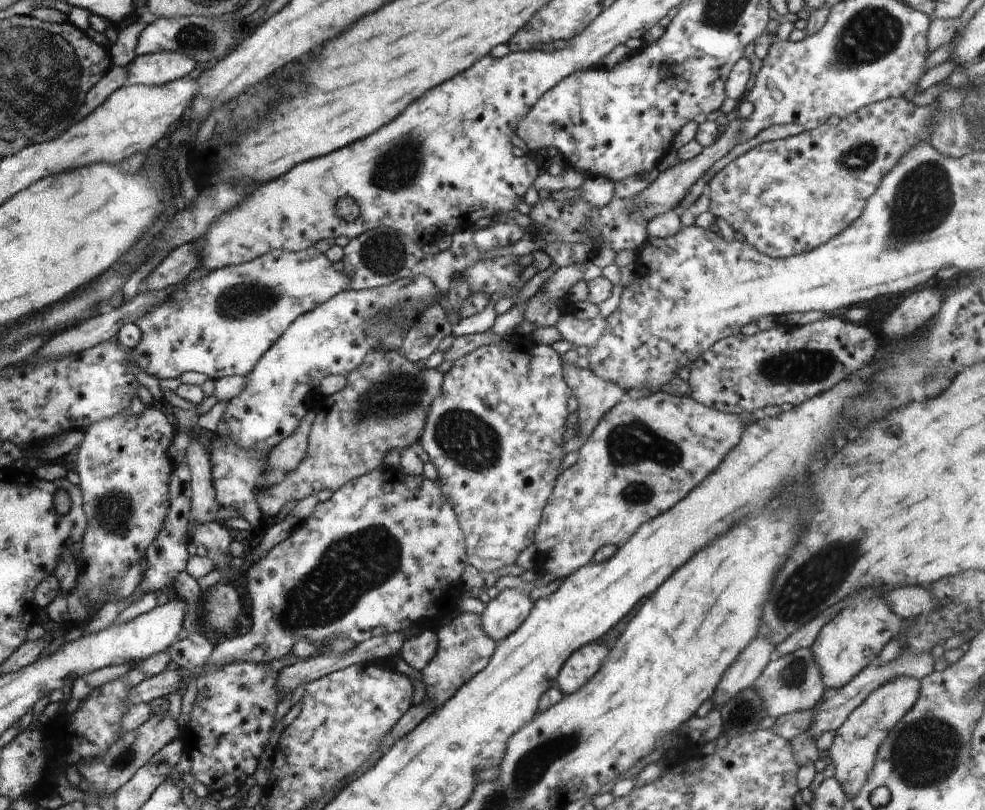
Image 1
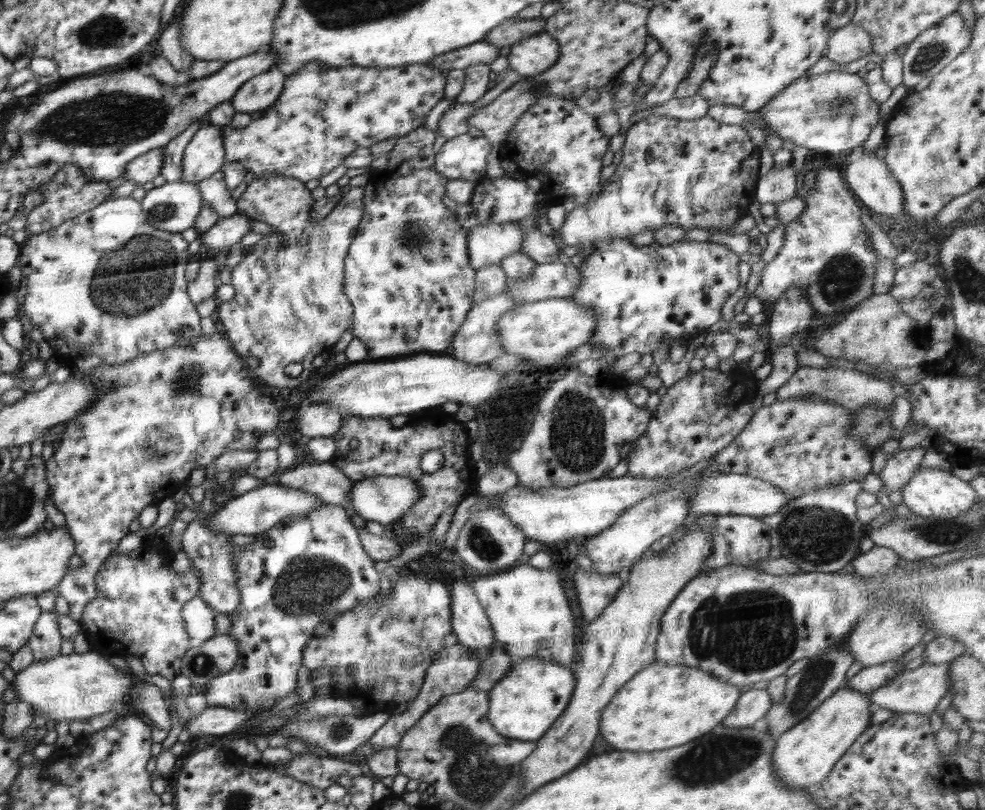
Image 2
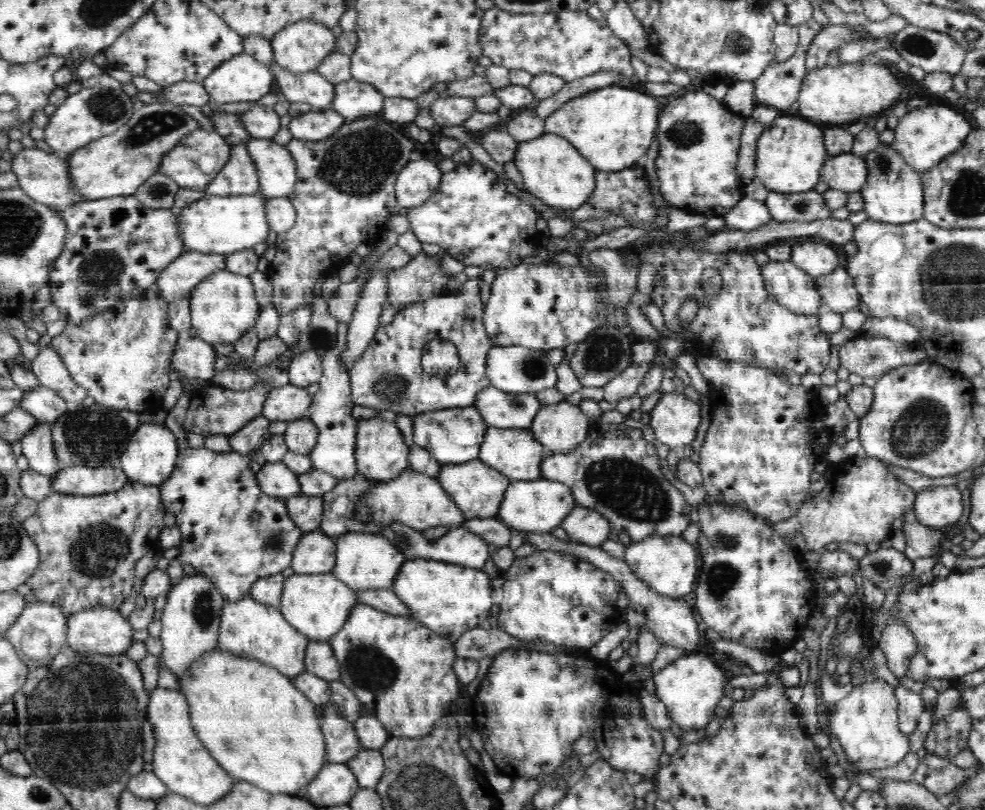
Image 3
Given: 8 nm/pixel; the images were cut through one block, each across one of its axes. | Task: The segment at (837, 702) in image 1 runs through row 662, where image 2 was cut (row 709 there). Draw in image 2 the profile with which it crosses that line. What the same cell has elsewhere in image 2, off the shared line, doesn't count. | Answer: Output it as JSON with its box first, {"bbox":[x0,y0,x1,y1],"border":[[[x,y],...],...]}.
{"bbox":[869,663,950,718],"border":[[[923,663],[914,670],[904,671],[897,674],[889,683],[884,684],[882,688],[874,690],[869,694],[869,699],[872,704],[878,708],[887,708],[896,712],[917,712],[930,718],[932,711],[940,702],[940,699],[950,690],[949,682],[949,664]]]}

